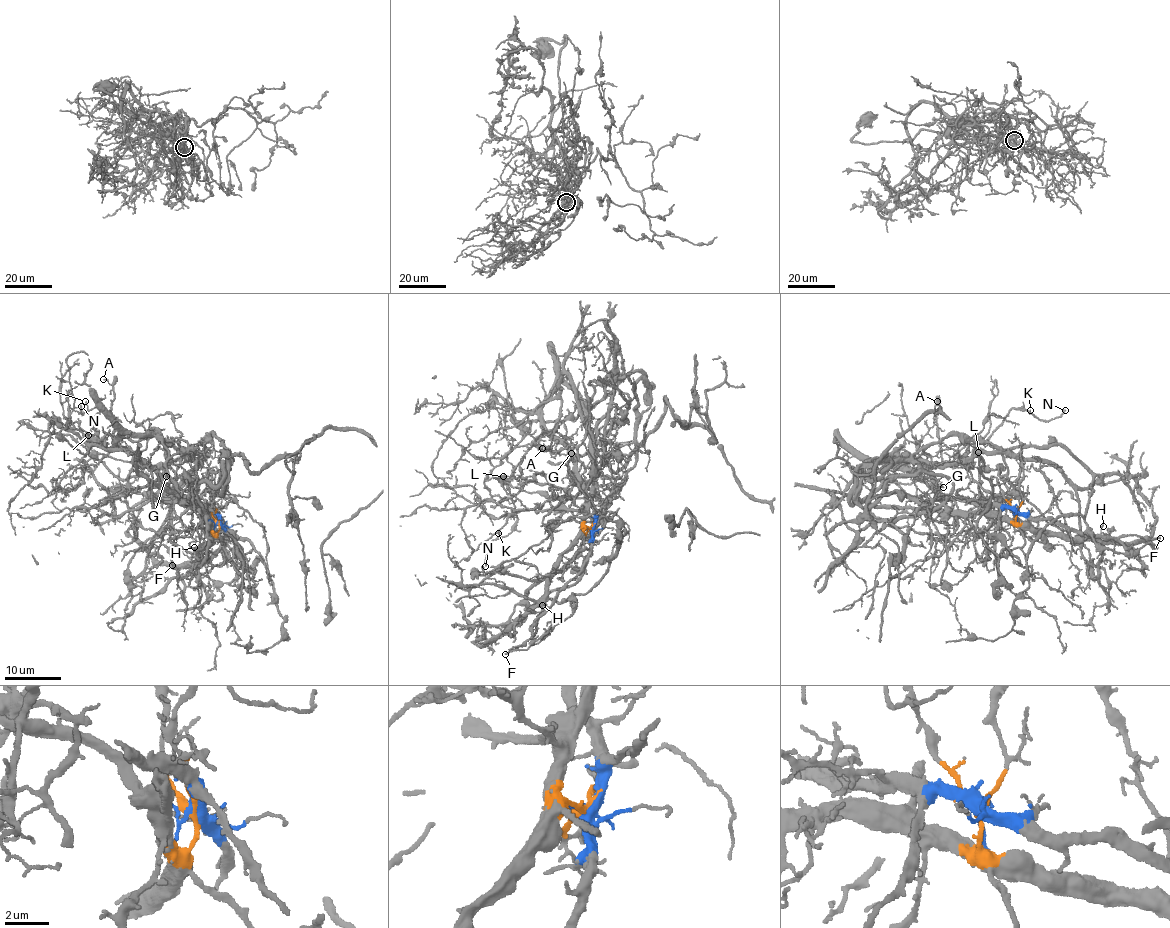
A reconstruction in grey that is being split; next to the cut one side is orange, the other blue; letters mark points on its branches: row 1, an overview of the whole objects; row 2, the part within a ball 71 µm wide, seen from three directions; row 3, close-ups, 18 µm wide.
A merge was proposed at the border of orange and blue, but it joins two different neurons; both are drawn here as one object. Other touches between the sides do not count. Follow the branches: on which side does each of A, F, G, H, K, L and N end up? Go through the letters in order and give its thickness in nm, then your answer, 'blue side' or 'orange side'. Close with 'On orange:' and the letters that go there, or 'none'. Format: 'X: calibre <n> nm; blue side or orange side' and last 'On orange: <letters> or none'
A: calibre 140 nm; blue side
F: calibre 200 nm; blue side
G: calibre 200 nm; blue side
H: calibre 130 nm; blue side
K: calibre 130 nm; blue side
L: calibre 150 nm; blue side
N: calibre 170 nm; blue side
On orange: none

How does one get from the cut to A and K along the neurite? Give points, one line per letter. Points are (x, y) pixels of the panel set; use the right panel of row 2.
A: (1015, 511), (1005, 506), (949, 500), (940, 493), (929, 469), (941, 462), (936, 401)
K: (1015, 511), (948, 501), (929, 469), (962, 467), (1012, 409), (1036, 416), (1030, 410)

